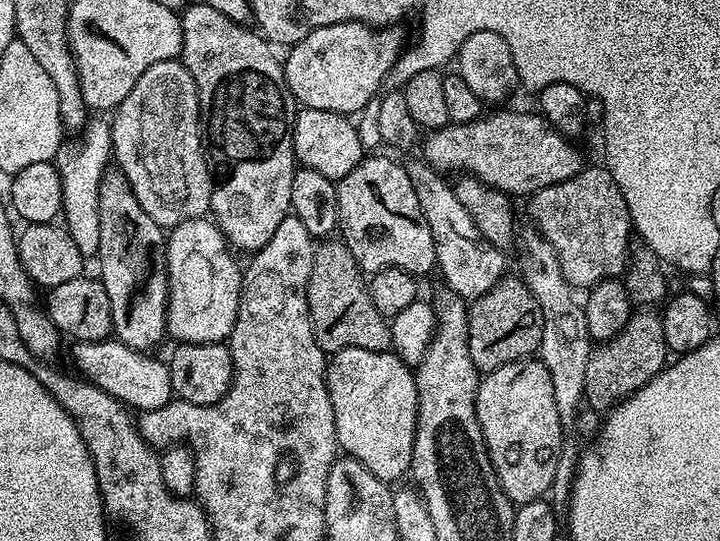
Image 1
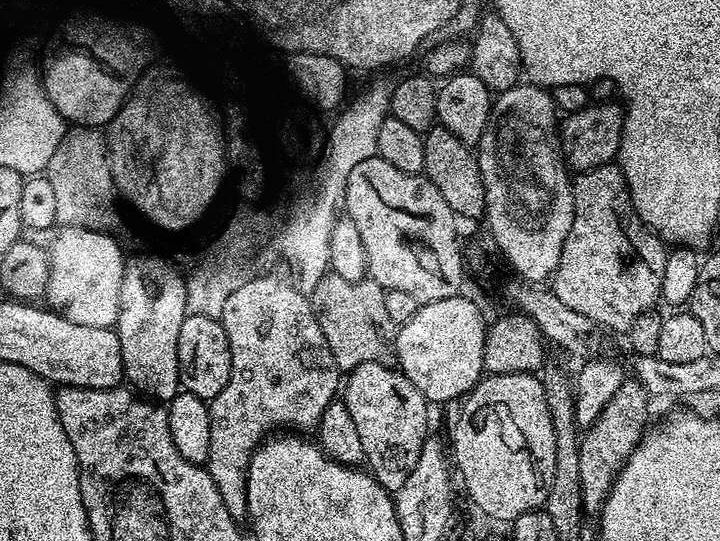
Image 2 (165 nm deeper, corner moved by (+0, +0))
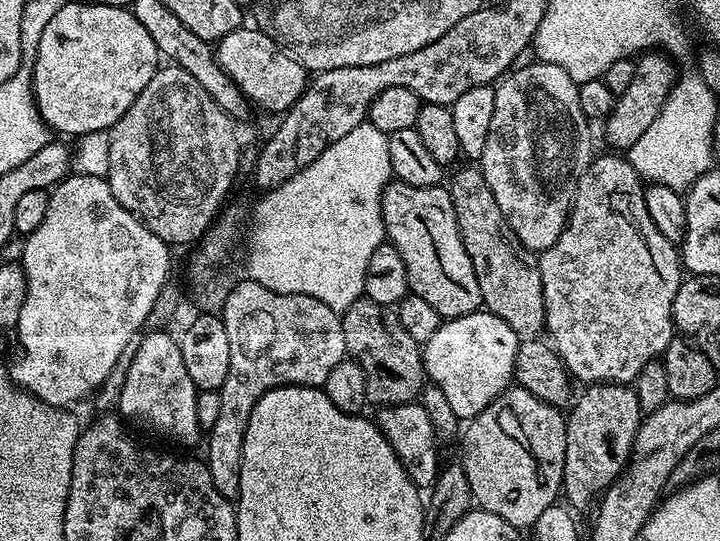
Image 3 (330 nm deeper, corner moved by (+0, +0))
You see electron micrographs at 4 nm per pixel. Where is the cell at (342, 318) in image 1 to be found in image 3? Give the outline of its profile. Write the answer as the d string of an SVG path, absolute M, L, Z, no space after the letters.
M367 298L358 299L342 313L342 334L347 355L357 360L366 374L369 405L391 406L419 401L426 383L422 348L402 330L395 311Z

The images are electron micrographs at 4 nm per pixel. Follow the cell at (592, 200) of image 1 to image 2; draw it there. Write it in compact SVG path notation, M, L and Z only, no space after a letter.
M613 162L611 164L603 164L602 166L598 166L597 168L591 168L588 172L581 172L579 175L573 179L572 189L574 190L574 222L570 226L570 234L566 238L566 242L562 246L562 258L560 259L560 265L556 267L556 273L552 275L550 281L550 291L554 293L558 298L562 298L562 302L566 302L566 306L570 306L570 310L578 310L578 314L586 314L586 318L590 318L596 324L600 325L601 329L609 330L608 328L613 328L614 331L620 332L620 334L627 333L628 329L631 328L632 323L640 317L640 315L644 312L651 312L661 303L661 290L662 290L662 278L663 274L666 271L666 262L668 258L668 252L666 251L665 241L661 240L659 236L656 235L652 229L648 228L643 222L642 218L636 211L634 210L634 206L632 205L632 199L630 198L630 194L628 193L628 183L626 182L626 178L624 177L624 172L620 169L619 163Z

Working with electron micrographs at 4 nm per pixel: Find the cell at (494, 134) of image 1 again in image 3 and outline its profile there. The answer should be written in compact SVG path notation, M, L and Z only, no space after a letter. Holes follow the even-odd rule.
M649 50L635 61L635 72L633 81L615 101L612 112L603 121L604 136L613 144L613 149L627 150L638 142L650 130L654 118L662 114L662 106L666 106L666 98L669 90L676 85L678 71L672 65L673 57L660 50ZM621 148L621 149L620 149Z

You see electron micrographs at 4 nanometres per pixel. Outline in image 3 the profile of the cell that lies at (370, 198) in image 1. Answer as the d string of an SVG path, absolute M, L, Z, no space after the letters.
M389 182L382 194L382 218L387 243L395 246L406 266L411 295L426 298L426 303L434 306L434 310L438 310L442 318L465 316L471 312L481 311L482 290L478 288L474 262L470 262L470 254L466 254L466 246L458 230L458 218L454 214L454 202L447 187L423 188L422 186Z

